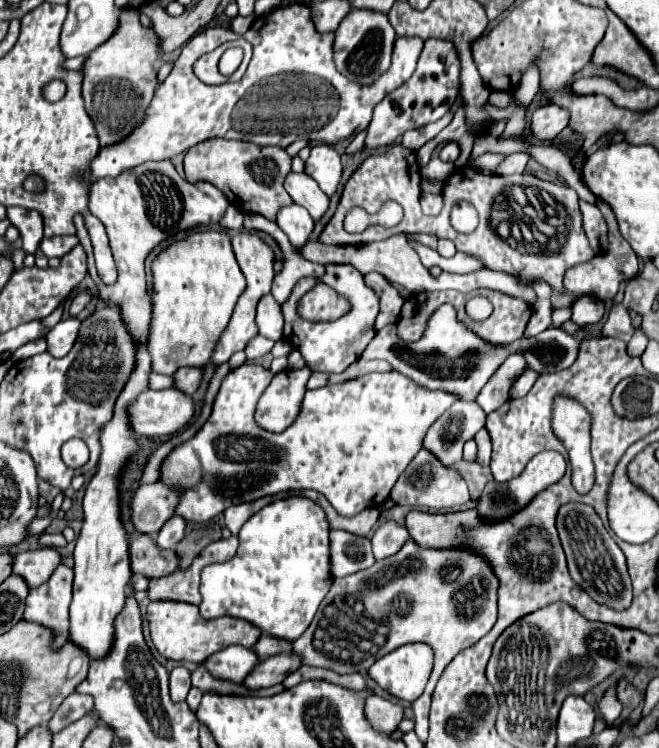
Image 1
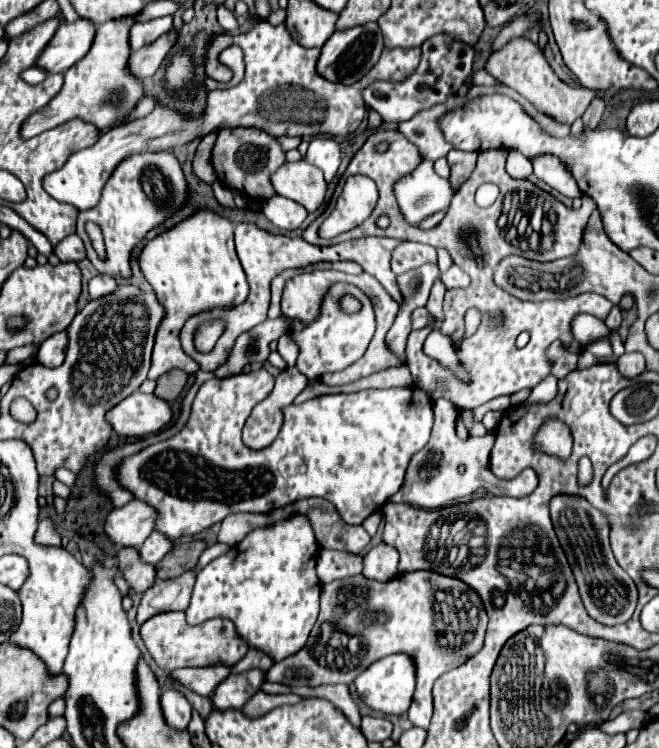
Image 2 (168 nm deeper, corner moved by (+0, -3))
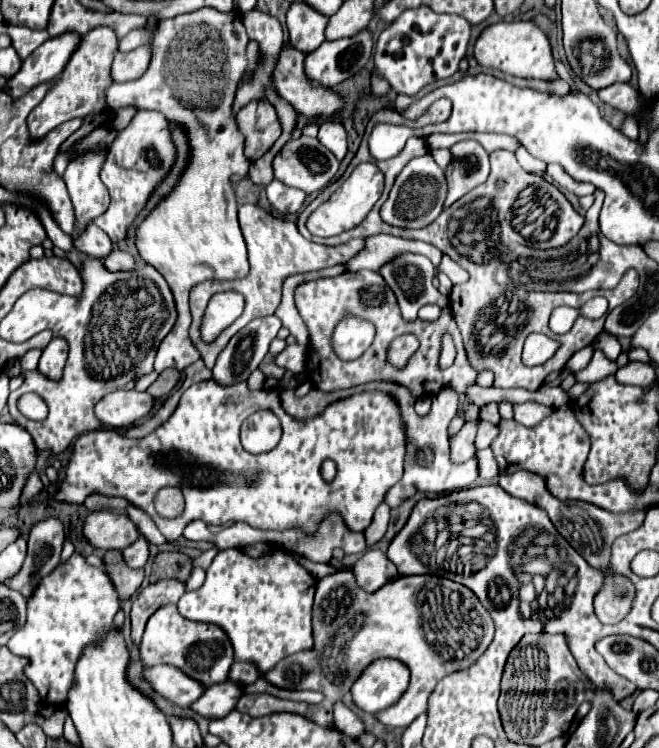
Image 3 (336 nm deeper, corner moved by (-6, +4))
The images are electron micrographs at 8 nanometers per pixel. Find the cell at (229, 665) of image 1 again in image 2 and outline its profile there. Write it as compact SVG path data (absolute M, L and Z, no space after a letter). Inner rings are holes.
M188 667L188 669L176 669L170 675L178 683L196 691L198 695L210 697L216 685L220 685L224 677L228 677L230 673L232 673L230 667Z

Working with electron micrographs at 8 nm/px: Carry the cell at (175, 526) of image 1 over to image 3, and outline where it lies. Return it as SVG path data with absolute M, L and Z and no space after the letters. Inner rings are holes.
M144 538L136 540L134 544L130 544L126 550L122 550L122 556L126 560L126 564L130 568L144 568L146 560L148 560L148 542Z

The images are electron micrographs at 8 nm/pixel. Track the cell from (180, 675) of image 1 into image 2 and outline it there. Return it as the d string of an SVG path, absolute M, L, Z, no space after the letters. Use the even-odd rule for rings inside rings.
M168 689L162 693L160 703L164 709L166 723L170 727L174 727L174 729L186 729L188 727L192 707L190 707L188 699L184 697L184 693L180 693L178 689Z

